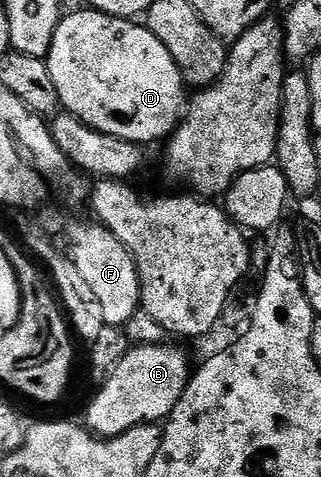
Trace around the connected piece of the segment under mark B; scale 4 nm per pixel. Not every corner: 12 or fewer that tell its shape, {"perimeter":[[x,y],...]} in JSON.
{"perimeter":[[169,343],[131,347],[84,424],[119,436],[165,421],[192,364]]}

